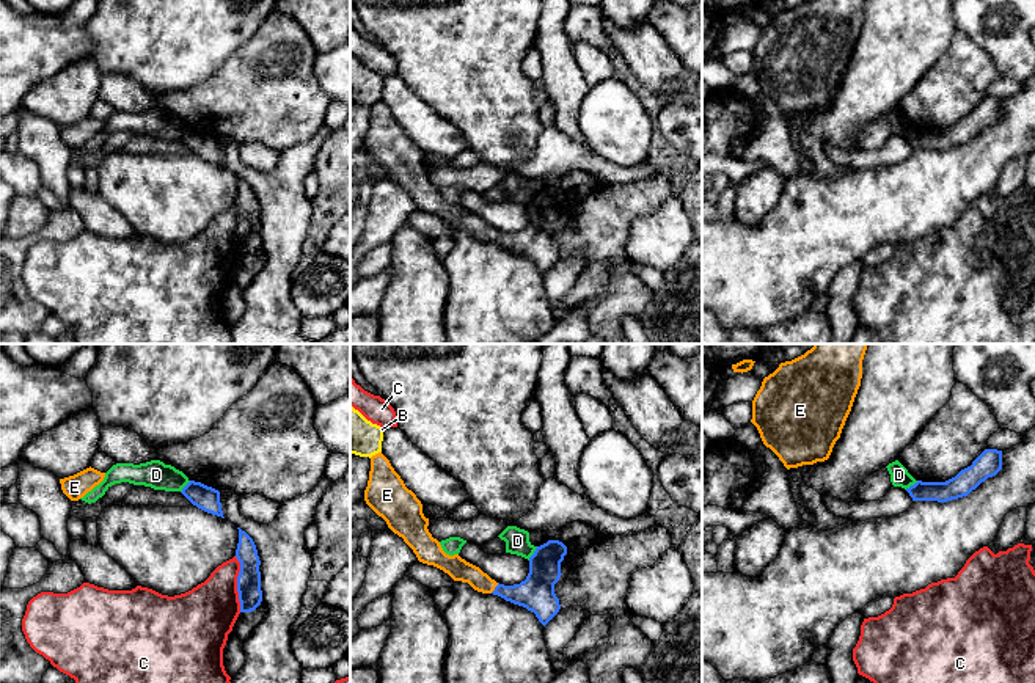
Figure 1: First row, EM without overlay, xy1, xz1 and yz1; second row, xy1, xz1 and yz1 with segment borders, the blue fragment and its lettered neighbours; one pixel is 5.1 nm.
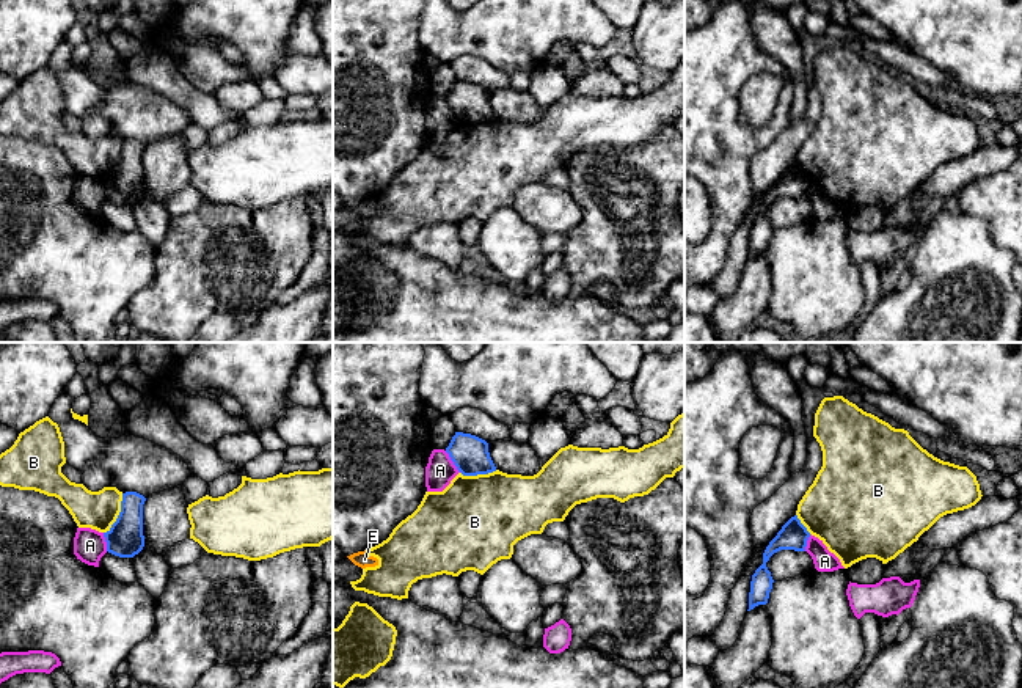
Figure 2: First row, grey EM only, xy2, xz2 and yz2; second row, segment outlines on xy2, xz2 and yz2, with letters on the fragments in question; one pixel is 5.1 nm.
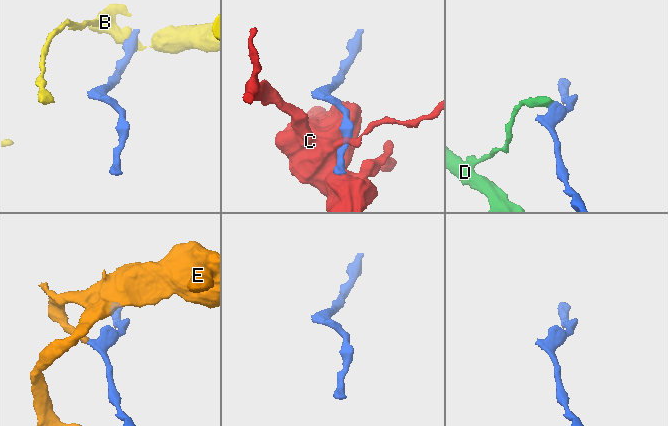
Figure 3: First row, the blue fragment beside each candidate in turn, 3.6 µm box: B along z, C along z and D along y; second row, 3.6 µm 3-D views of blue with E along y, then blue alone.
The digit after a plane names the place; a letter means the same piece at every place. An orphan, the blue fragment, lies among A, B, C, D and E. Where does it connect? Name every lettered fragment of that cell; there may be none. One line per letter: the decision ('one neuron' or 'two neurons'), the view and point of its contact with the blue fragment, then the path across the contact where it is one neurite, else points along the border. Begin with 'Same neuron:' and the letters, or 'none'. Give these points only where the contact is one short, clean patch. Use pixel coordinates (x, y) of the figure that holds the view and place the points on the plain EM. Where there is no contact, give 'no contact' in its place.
Same neuron: E
A: two neurons; contact xz2 (452, 109); border xz2 (445, 99), (460, 120)
B: two neurons; contact xy2 (120, 162)
C: two neurons; contact xy1 (237, 233)
D: two neurons; contact xz1 (534, 201); border xz1 (537, 195), (528, 208)
E: one neuron; contact xz1 (495, 236); way xz1 (536, 242), (509, 242), (495, 236), (454, 214)

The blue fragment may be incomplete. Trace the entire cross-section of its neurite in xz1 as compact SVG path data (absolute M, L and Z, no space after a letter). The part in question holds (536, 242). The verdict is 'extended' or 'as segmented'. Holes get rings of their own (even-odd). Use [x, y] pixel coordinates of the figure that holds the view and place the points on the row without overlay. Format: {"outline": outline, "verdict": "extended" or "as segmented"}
{"outline": "M382 100L371 105L364 149L394 182L404 187L419 210L443 218L454 229L468 231L477 240L493 242L526 256L543 275L559 261L561 253L554 242L554 232L562 223L561 210L567 203L567 195L562 190L548 188L537 195L529 206L526 228L520 232L504 234L459 203L449 204L443 199L440 190L427 177L429 166L422 162L421 149L405 135Z", "verdict": "extended"}

